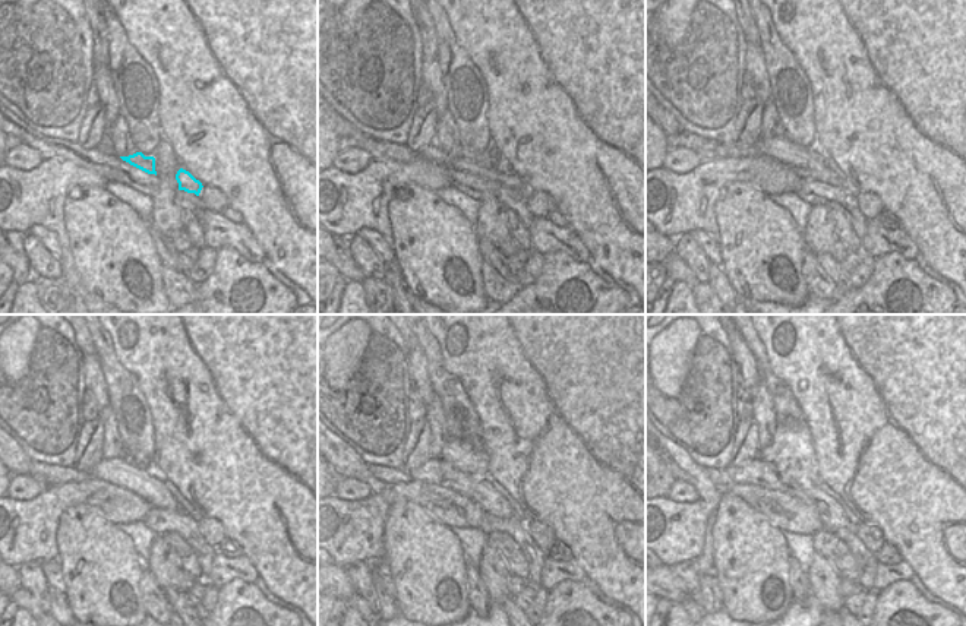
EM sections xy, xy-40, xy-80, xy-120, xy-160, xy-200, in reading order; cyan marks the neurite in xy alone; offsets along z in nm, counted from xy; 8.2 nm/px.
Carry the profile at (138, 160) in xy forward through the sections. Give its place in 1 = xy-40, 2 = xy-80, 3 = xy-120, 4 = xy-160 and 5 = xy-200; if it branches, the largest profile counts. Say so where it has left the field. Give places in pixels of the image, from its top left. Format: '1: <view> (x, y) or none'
1: xy-40 (488, 167)
2: xy-80 (826, 174)
3: xy-120 (49, 474)
4: xy-160 (390, 476)
5: xy-200 (719, 476)

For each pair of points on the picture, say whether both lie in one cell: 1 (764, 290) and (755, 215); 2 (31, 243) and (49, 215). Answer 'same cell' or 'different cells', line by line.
1: same cell
2: different cells

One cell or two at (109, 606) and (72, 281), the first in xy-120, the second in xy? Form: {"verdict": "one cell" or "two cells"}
{"verdict": "two cells"}

